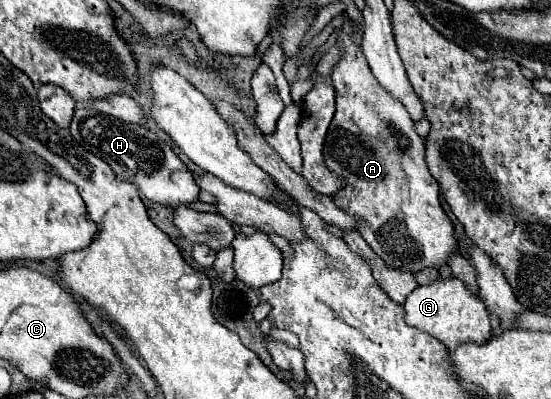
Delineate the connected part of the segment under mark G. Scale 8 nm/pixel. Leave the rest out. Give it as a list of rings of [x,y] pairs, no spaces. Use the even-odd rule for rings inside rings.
[[[438,278],[432,284],[418,286],[406,296],[406,322],[414,328],[430,332],[436,336],[446,348],[456,348],[462,342],[476,342],[484,344],[492,336],[490,314],[482,298],[472,292],[460,278]]]

